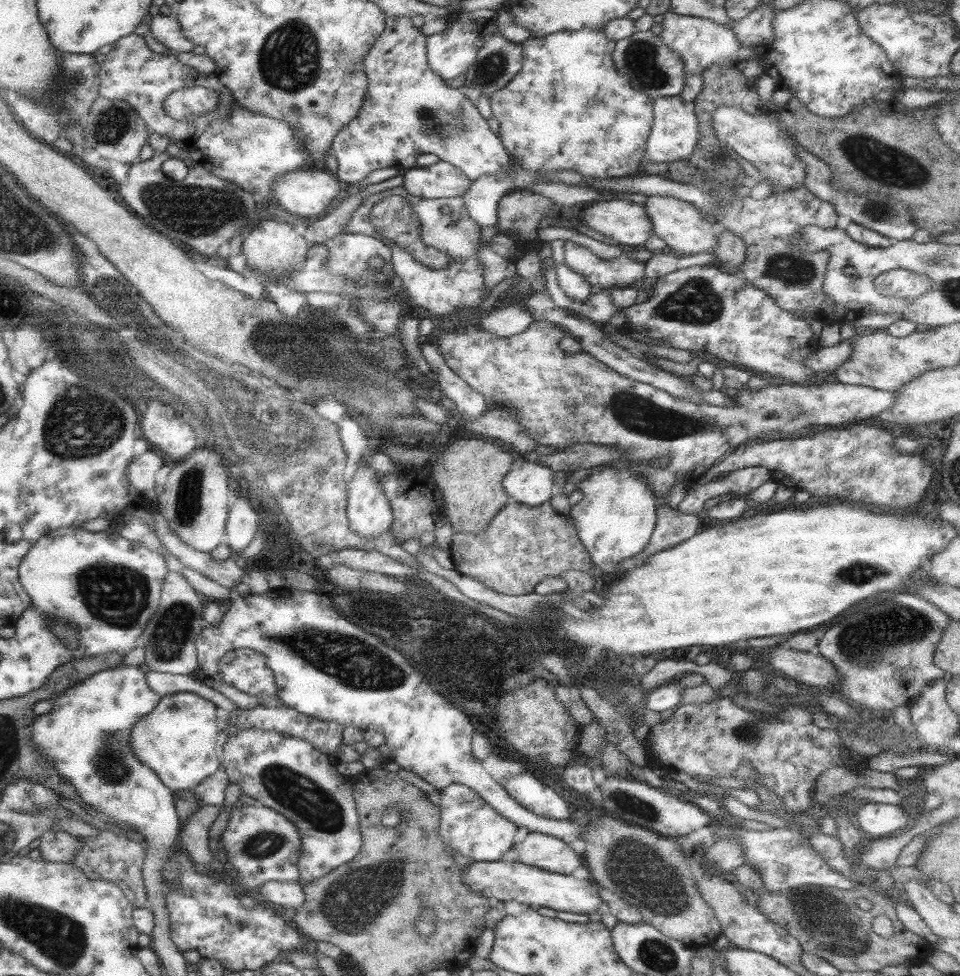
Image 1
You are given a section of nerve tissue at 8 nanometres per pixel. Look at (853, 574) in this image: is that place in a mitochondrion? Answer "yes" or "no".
yes

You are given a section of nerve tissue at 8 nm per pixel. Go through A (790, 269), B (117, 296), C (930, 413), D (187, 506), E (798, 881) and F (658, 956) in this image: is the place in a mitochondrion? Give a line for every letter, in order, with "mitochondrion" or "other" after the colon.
A: mitochondrion
B: other
C: other
D: mitochondrion
E: mitochondrion
F: mitochondrion

